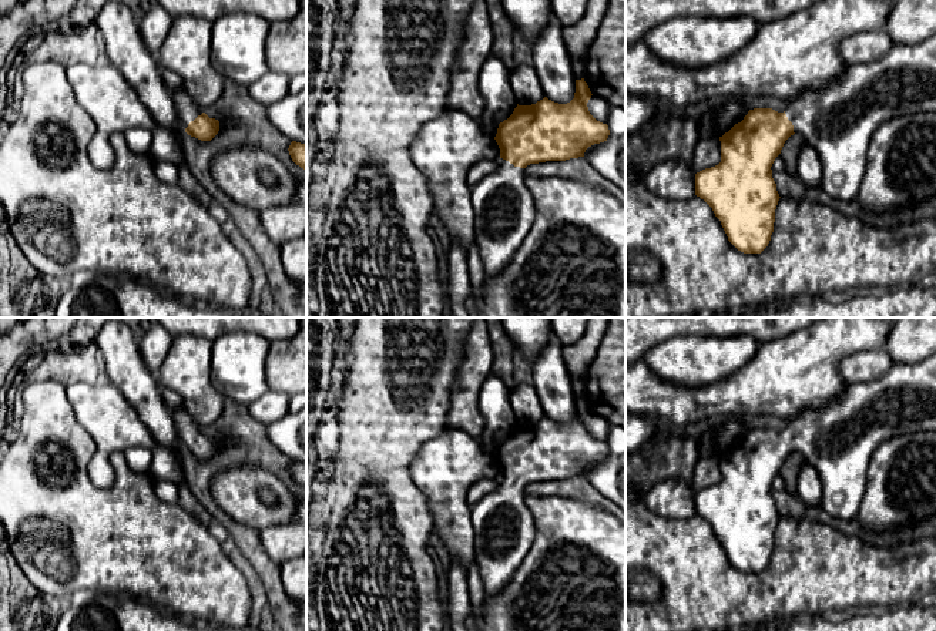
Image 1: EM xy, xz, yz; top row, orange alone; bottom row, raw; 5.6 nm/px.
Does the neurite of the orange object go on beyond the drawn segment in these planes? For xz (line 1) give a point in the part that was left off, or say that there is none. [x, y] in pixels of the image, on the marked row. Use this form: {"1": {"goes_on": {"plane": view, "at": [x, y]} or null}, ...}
{"1": {"goes_on": {"plane": "xz", "at": [503, 205]}}}

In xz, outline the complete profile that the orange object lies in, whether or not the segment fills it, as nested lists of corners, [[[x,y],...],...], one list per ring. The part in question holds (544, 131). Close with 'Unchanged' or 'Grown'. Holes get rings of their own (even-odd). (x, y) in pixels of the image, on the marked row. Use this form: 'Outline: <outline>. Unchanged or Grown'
Outline: [[[584,78],[576,80],[574,98],[570,103],[558,104],[544,97],[531,105],[517,104],[513,114],[499,124],[494,137],[500,148],[499,167],[472,187],[474,241],[484,278],[496,278],[503,272],[534,224],[534,197],[526,185],[524,168],[530,164],[584,157],[588,147],[607,141],[608,125],[597,121],[588,111],[591,95]]]. Grown

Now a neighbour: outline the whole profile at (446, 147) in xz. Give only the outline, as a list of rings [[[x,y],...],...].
[[[449,110],[422,125],[412,144],[410,157],[413,165],[429,184],[435,209],[450,236],[450,244],[459,242],[467,252],[474,241],[474,211],[472,188],[466,184],[466,174],[480,160],[500,158],[496,140],[483,131],[477,120],[464,113]]]

